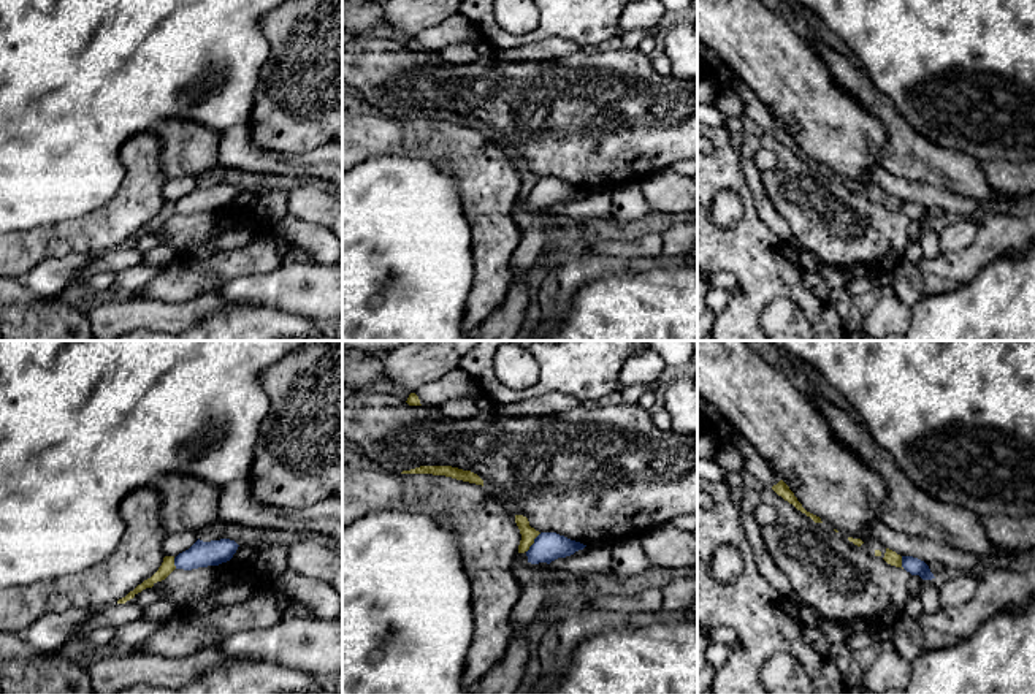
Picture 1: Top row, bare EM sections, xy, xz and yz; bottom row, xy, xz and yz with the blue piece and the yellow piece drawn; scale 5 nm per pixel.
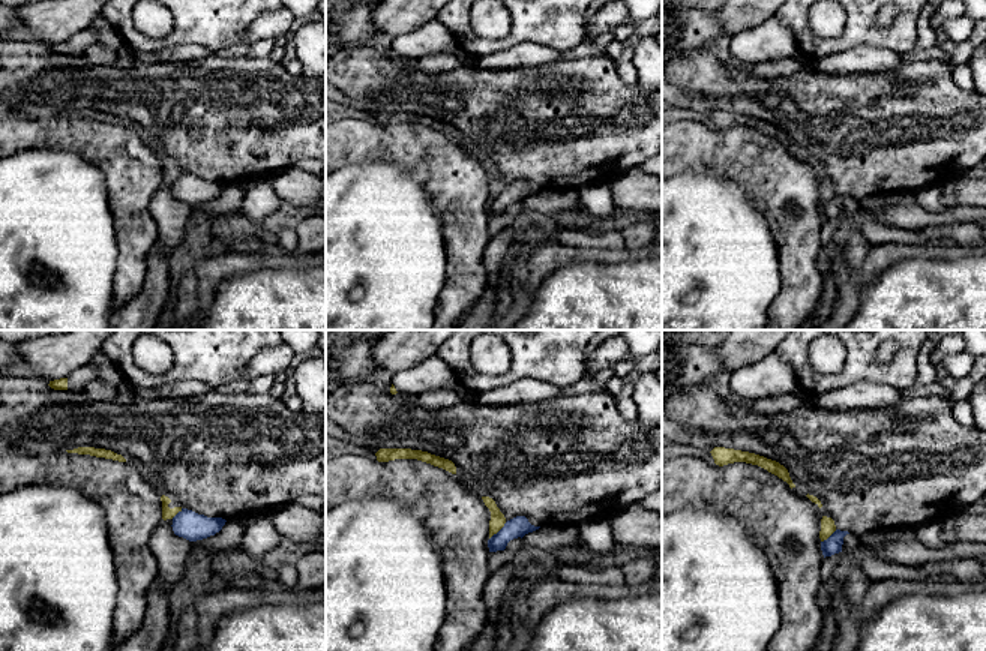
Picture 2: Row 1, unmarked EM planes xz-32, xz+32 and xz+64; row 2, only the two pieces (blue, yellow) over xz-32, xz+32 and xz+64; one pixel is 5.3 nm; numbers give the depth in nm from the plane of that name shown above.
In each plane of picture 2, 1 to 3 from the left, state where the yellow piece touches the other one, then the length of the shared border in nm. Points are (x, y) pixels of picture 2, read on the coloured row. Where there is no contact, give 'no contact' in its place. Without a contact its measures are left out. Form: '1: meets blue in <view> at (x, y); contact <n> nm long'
1: meets blue in xz-32 at (177, 513); contact 80 nm long
2: meets blue in xz+32 at (499, 531); contact 130 nm long
3: meets blue in xz+64 at (830, 536); contact 110 nm long

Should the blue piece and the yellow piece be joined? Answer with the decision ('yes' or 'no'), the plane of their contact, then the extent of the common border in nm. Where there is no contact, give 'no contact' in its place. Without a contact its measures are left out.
no; meets blue in xz; contact 130 nm long

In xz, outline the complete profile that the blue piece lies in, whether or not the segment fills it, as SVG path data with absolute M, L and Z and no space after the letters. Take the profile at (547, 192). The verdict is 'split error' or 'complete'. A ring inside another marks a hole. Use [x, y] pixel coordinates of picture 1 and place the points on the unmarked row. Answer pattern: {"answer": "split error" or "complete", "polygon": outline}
{"answer": "complete", "polygon": "M540 177L534 189L526 196L528 208L539 209L552 206L558 203L566 203L574 200L579 195L583 195L586 190L571 185L564 181L560 181L556 177Z"}

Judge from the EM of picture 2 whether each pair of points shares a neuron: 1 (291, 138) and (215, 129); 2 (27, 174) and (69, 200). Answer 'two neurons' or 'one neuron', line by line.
1: one neuron
2: one neuron

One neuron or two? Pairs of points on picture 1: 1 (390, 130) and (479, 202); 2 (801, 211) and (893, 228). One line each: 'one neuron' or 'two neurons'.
1: one neuron
2: one neuron

